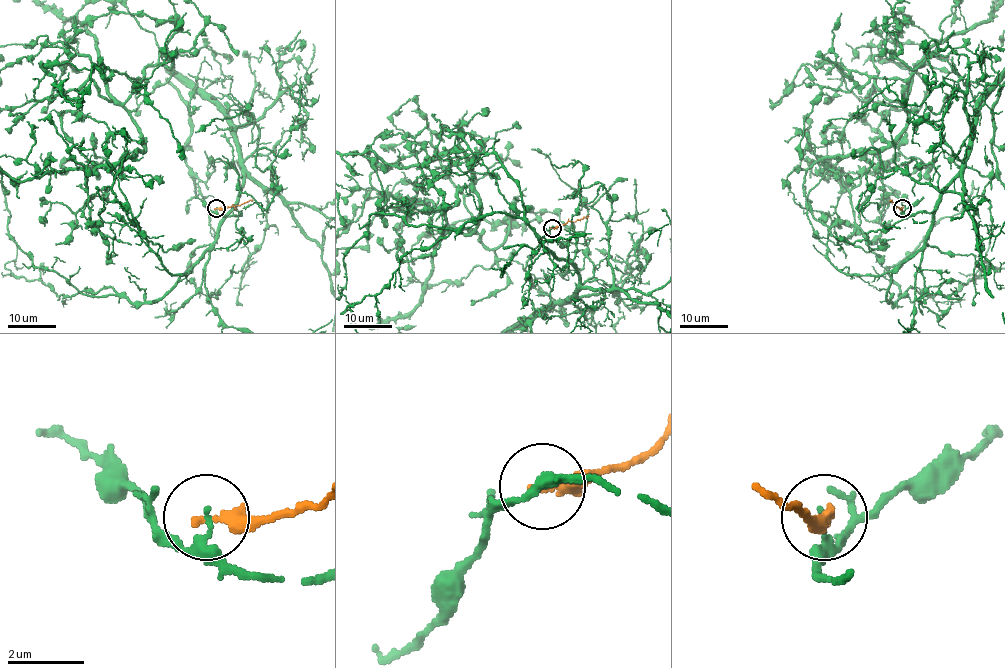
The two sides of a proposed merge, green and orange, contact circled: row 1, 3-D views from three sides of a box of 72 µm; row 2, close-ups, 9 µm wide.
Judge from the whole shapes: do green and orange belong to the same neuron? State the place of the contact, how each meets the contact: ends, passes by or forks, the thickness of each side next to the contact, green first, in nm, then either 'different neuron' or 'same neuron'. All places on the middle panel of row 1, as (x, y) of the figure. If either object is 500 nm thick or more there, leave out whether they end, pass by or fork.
at (552, 228); green passes by; orange ends there; 120 nm thick on the green side, 320 nm on the other; different neuron

